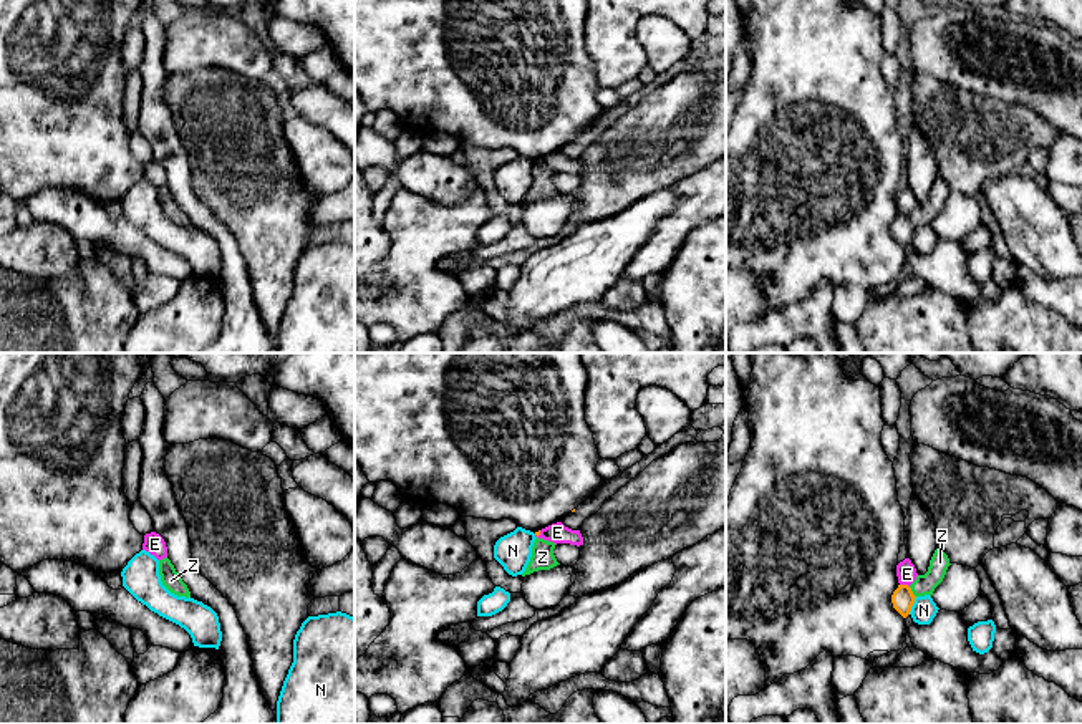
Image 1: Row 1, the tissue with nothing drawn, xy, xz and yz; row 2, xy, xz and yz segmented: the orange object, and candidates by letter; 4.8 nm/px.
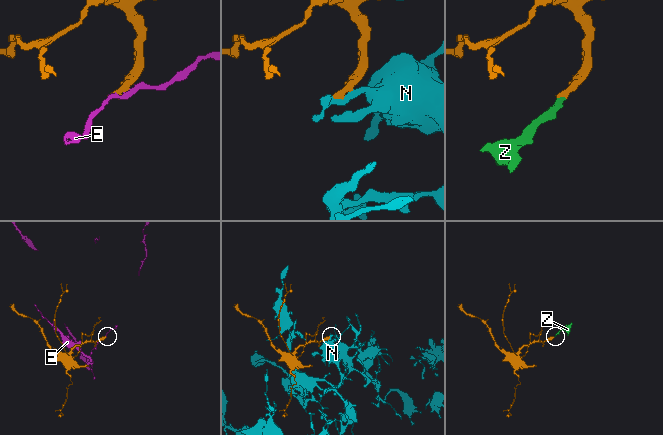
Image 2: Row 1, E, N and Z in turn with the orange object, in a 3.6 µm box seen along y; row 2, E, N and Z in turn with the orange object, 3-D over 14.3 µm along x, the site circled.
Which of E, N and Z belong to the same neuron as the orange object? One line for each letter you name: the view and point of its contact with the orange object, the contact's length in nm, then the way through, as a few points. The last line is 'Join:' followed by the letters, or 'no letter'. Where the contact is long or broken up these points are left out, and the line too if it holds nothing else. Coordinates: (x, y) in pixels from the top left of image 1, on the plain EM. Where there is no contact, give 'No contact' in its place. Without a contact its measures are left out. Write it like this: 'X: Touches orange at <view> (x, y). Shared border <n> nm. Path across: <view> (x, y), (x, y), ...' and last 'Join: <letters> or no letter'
Z: Touches orange at yz (912, 221). Shared border 70 nm. Path across: yz (902, 227), (912, 221), (925, 212)
Join: Z

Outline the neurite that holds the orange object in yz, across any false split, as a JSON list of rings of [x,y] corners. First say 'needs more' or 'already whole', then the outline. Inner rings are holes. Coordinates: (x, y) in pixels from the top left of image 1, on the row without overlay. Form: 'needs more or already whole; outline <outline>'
needs more; outline [[[936,177],[931,189],[928,200],[925,204],[918,204],[916,209],[908,214],[898,214],[898,217],[891,224],[893,237],[906,247],[911,240],[916,225],[933,224],[935,217],[943,210],[946,199],[949,195],[948,184]]]

